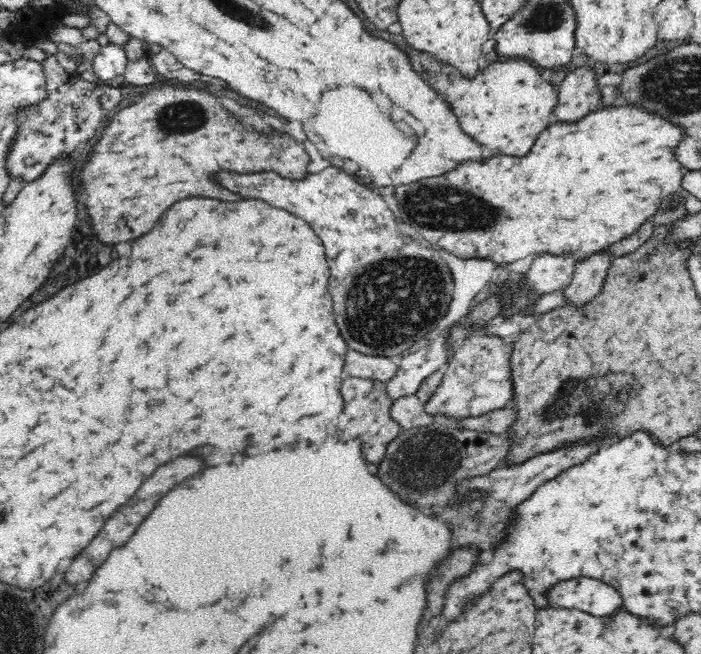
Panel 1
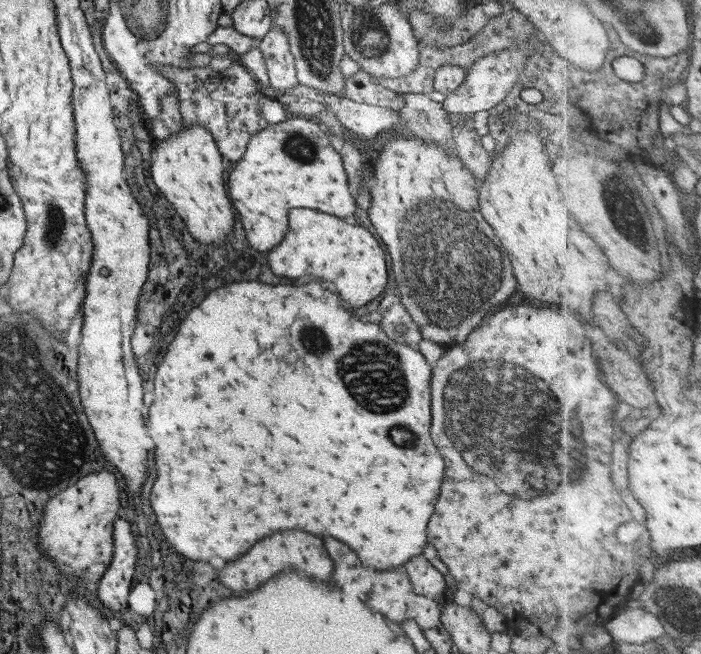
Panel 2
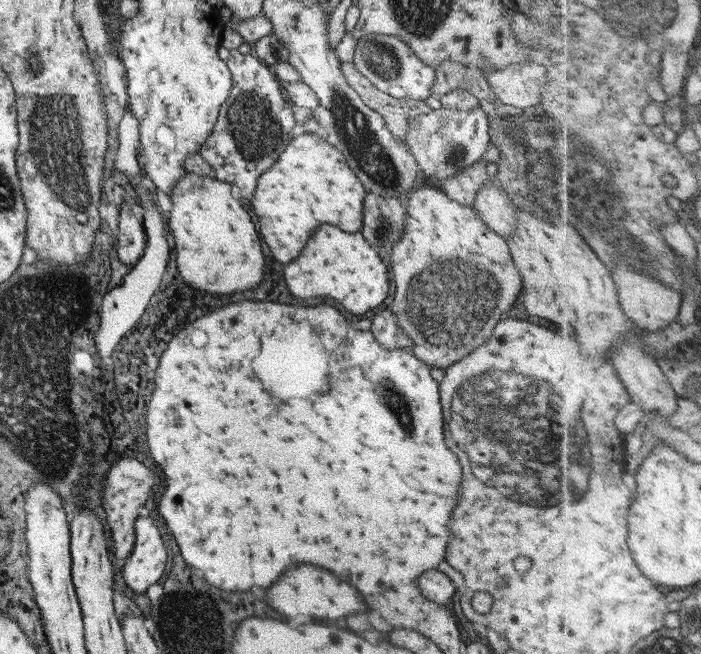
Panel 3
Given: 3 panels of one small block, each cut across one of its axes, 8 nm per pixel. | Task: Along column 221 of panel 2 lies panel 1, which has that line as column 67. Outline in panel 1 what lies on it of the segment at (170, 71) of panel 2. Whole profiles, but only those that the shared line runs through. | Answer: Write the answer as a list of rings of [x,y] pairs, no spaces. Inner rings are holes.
[[[50,55],[41,64],[44,67],[48,96],[40,104],[26,106],[16,112],[18,134],[10,148],[10,156],[6,158],[10,178],[22,177],[26,183],[40,178],[46,167],[58,157],[88,154],[88,138],[94,136],[102,122],[100,96],[105,92],[104,85],[84,80],[76,71],[66,72],[54,55]]]

